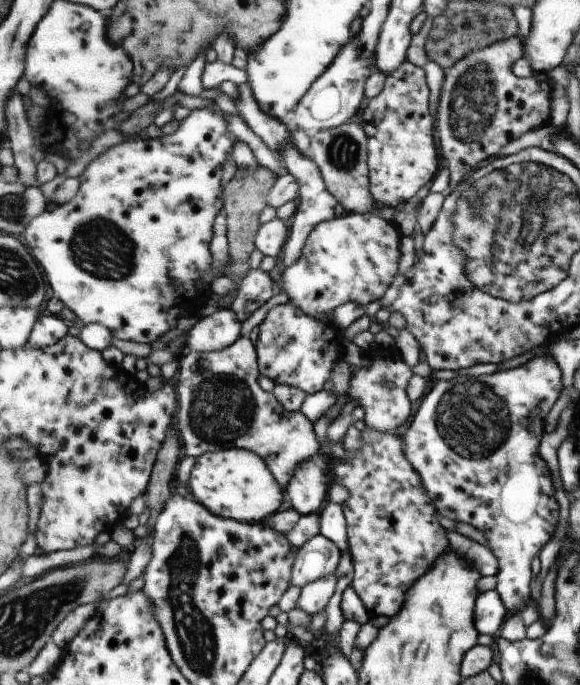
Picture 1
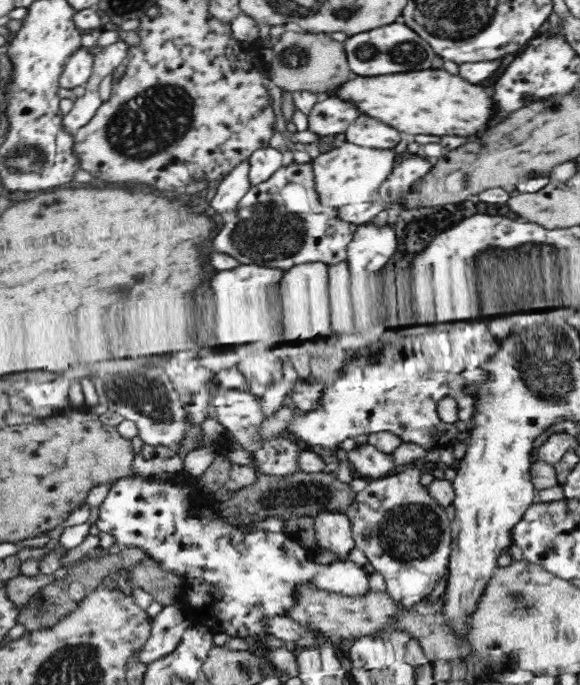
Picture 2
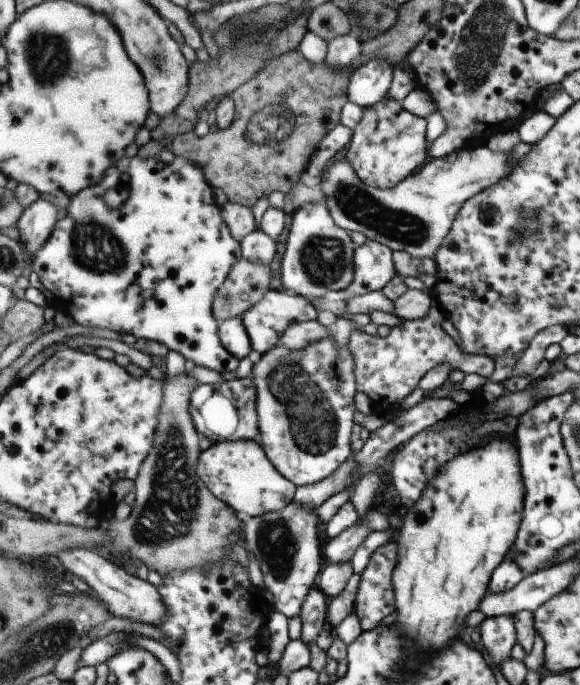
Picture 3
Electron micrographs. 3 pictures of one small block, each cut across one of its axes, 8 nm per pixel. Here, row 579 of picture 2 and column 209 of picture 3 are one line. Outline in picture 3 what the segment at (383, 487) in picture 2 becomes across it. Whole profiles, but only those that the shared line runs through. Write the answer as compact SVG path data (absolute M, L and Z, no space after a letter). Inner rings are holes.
M250 376L213 384L200 384L193 390L191 401L191 416L197 426L197 432L207 437L211 443L219 440L260 441L260 424L257 410L257 386Z

